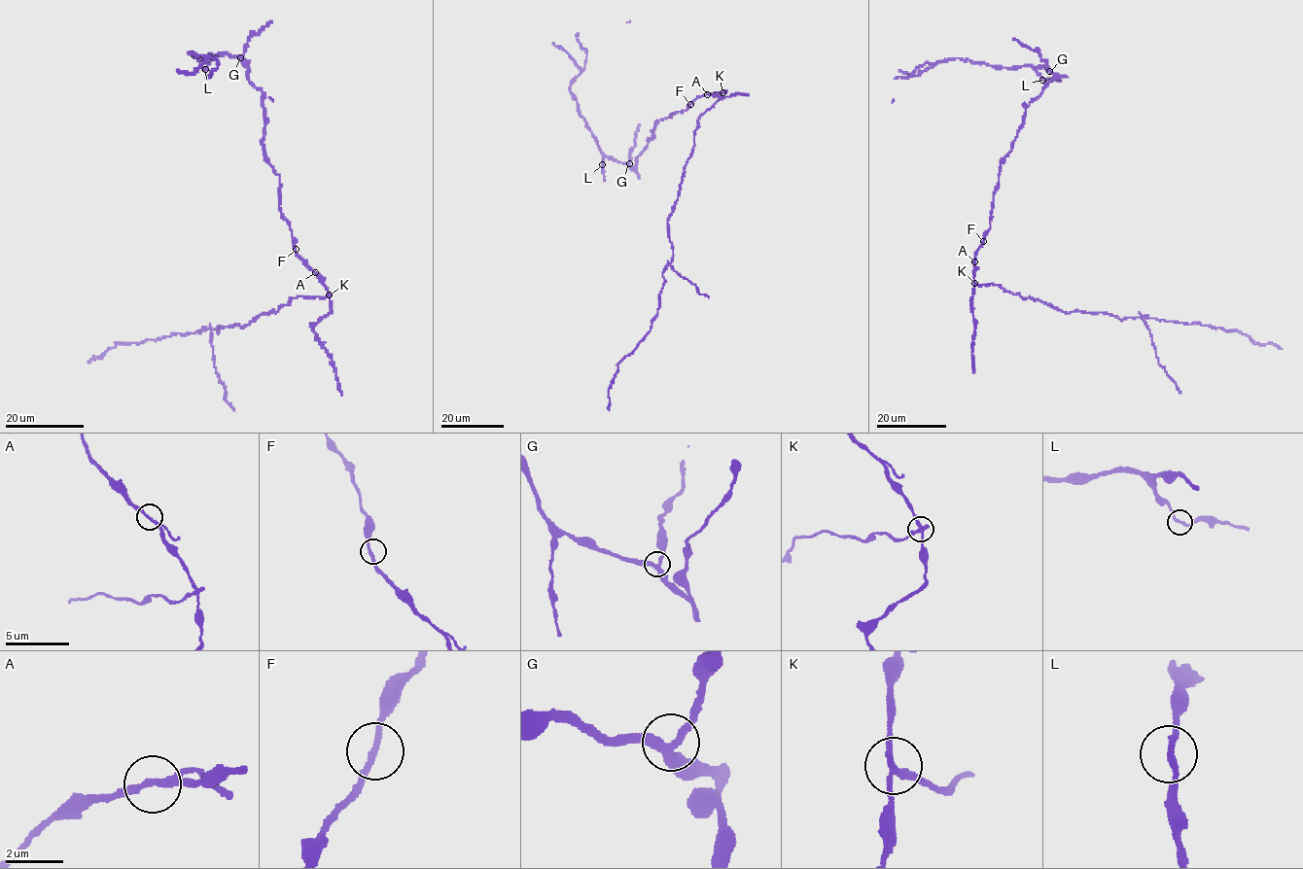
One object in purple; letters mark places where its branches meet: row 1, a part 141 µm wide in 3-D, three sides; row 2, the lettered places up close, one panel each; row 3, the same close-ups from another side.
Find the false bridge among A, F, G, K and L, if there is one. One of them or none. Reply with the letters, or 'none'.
K

